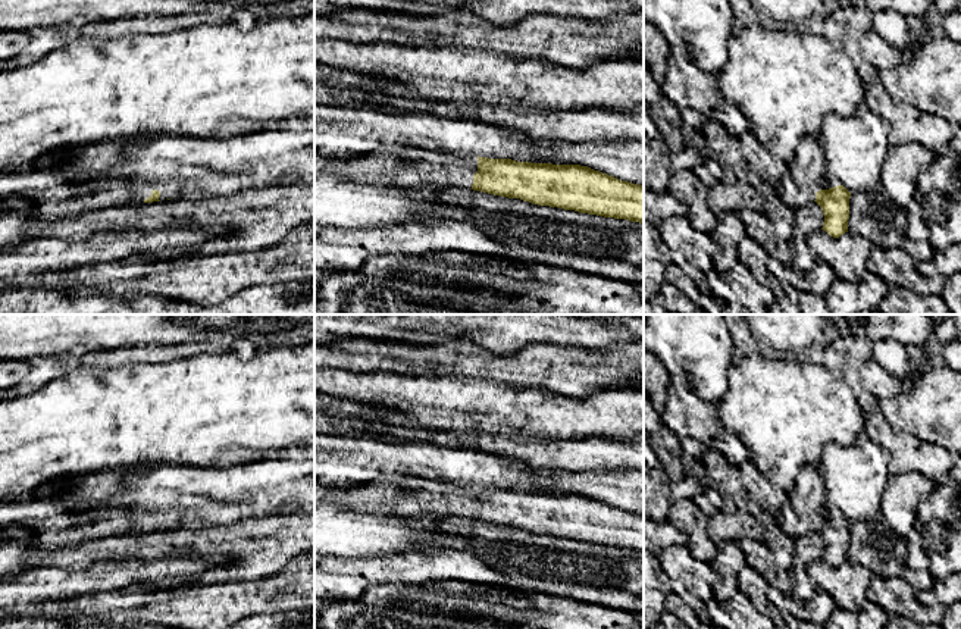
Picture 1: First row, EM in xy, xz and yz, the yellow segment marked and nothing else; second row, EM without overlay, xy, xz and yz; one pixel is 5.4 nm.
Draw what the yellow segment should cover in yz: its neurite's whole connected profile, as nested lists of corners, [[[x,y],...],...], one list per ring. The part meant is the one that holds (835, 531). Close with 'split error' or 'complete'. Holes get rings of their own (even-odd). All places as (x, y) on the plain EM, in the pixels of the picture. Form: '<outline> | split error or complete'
[[[826,501],[823,508],[823,513],[816,519],[814,529],[824,544],[821,558],[830,566],[839,567],[848,561],[851,522],[830,501]]] | split error

